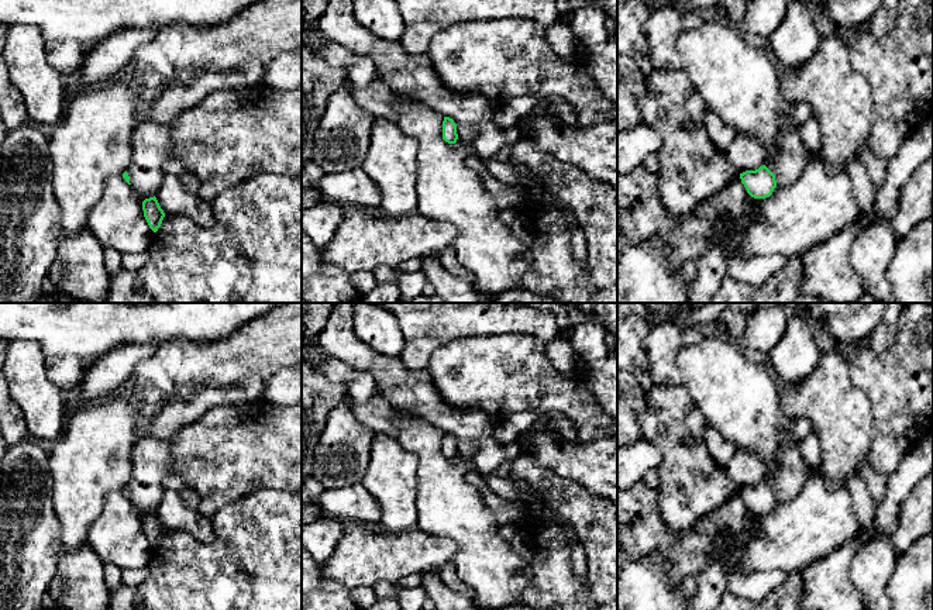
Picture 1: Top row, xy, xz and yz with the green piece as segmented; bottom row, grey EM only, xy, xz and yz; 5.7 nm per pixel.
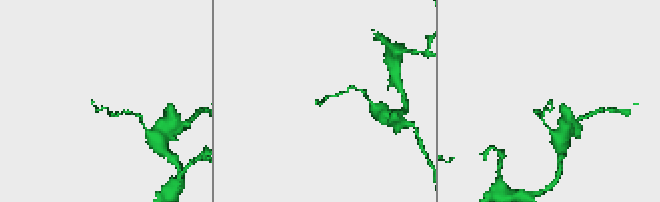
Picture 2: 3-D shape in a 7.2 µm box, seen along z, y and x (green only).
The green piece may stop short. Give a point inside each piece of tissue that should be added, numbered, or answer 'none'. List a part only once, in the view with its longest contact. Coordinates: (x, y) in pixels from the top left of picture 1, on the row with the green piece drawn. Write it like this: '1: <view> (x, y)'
none

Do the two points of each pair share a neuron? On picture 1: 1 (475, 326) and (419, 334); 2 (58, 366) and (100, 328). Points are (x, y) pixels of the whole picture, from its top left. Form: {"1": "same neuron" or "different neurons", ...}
{"1": "same neuron", "2": "different neurons"}

